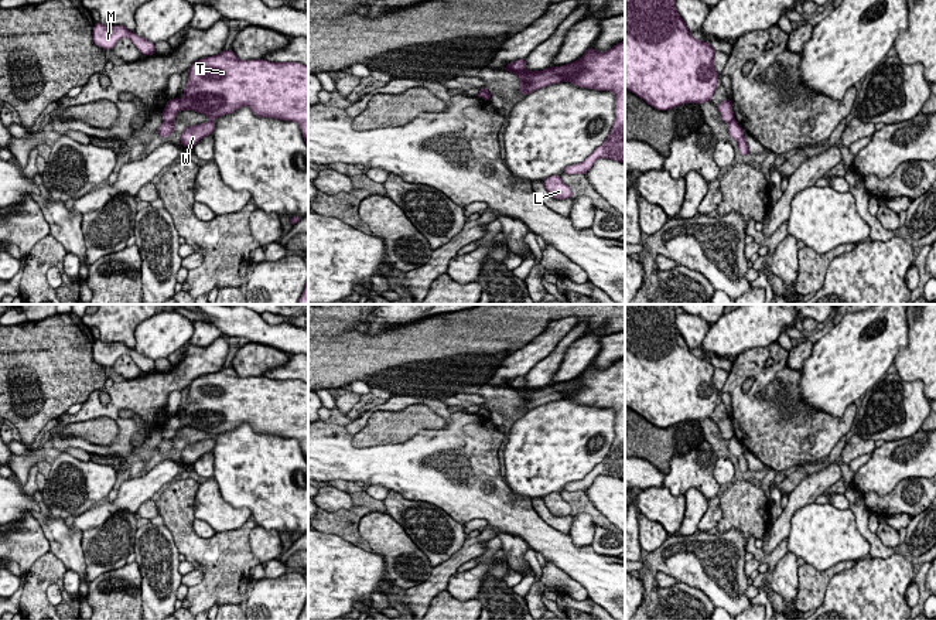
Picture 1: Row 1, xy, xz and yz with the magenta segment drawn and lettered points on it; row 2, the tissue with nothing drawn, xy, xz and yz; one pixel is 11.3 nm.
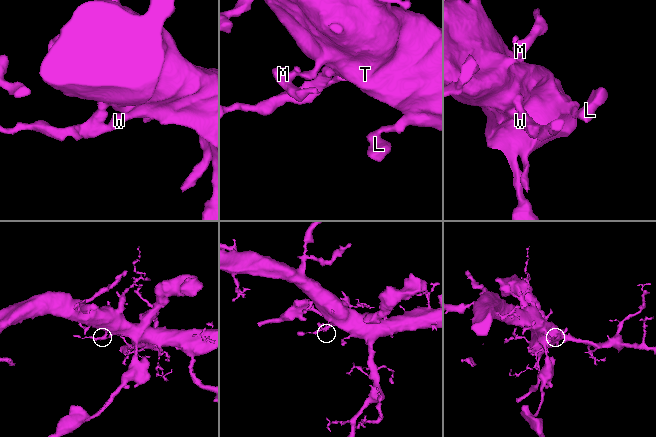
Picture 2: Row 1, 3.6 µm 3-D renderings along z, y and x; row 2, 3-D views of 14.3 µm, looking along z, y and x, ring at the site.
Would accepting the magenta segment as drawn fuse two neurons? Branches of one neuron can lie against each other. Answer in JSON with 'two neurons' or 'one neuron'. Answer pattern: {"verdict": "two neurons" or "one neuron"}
{"verdict": "two neurons"}

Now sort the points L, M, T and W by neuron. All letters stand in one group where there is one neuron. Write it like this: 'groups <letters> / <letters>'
groups L M T / W

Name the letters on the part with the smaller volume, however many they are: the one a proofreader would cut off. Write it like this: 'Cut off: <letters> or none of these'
Cut off: W

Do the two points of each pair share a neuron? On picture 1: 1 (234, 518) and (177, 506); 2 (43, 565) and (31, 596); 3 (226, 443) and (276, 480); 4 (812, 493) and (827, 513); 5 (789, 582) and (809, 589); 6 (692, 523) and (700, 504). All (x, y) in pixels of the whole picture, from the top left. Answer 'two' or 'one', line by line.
1: two
2: one
3: one
4: two
5: two
6: one

